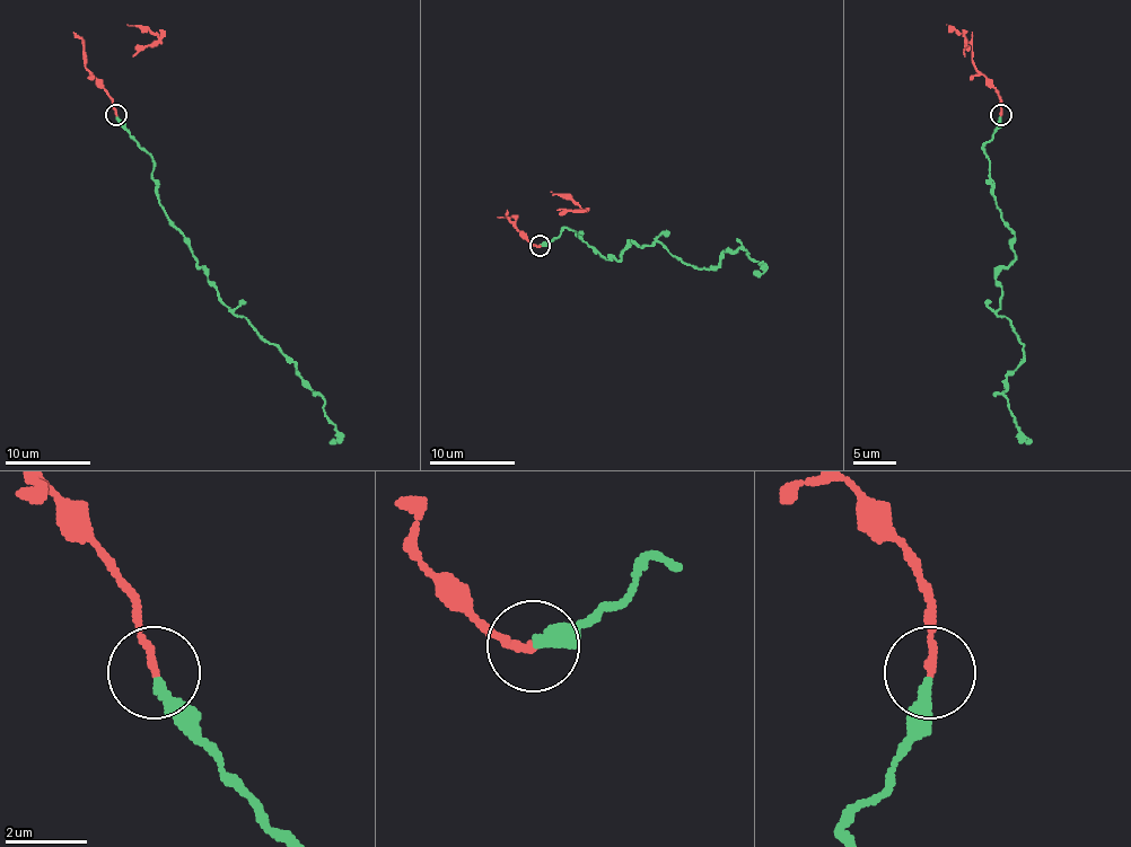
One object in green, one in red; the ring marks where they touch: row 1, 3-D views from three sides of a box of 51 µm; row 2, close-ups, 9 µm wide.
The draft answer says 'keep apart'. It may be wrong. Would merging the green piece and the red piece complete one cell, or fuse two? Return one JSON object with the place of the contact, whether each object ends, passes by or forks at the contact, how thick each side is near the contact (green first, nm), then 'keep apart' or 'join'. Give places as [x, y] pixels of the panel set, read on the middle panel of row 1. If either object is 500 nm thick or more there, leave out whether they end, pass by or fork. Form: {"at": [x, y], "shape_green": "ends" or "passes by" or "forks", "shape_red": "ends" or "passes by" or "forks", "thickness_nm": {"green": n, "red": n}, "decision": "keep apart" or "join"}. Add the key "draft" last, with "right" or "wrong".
{"at": [540, 246], "shape_green": "ends", "shape_red": "ends", "thickness_nm": {"green": 240, "red": 180}, "decision": "keep apart", "draft": "right"}

